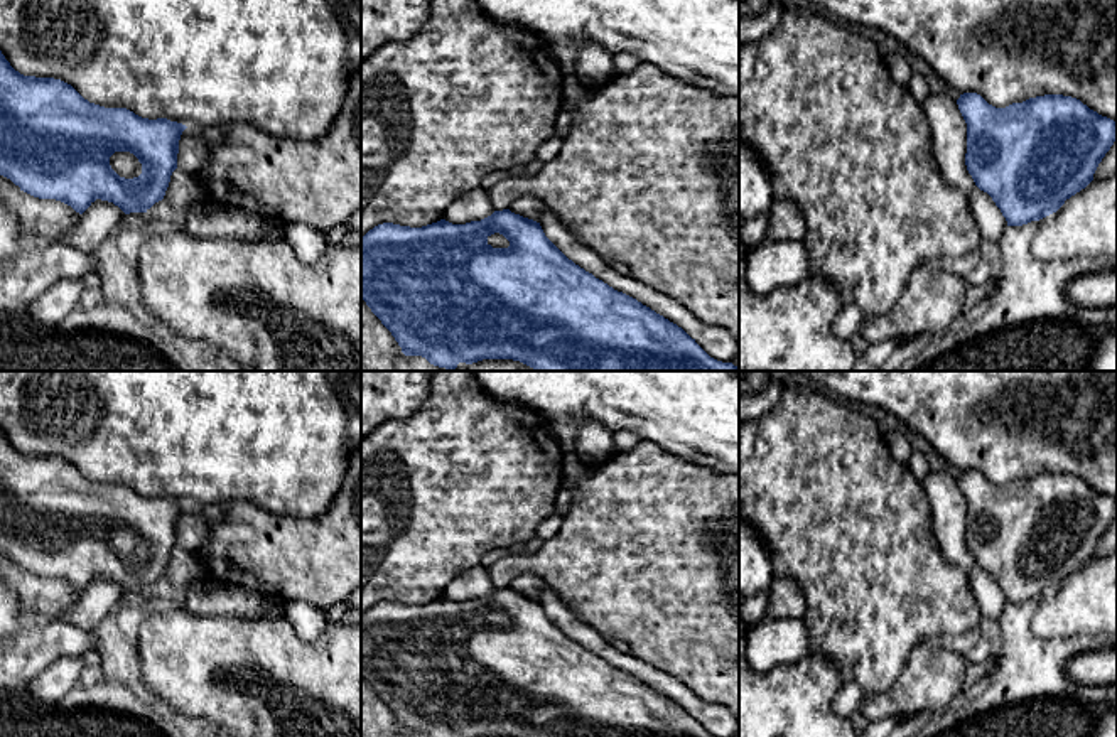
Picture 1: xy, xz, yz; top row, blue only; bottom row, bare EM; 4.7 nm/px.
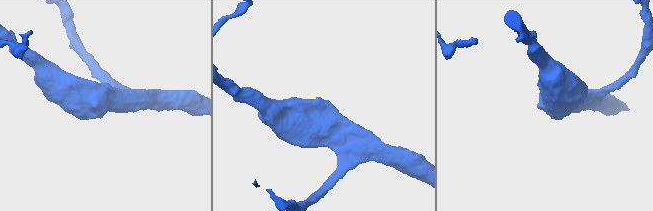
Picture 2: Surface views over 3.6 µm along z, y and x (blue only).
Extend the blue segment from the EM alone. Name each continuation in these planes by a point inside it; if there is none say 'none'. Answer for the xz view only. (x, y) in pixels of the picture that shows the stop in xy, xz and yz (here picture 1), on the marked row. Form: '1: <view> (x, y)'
1: xz (496, 240)

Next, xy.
1: xy (125, 164)

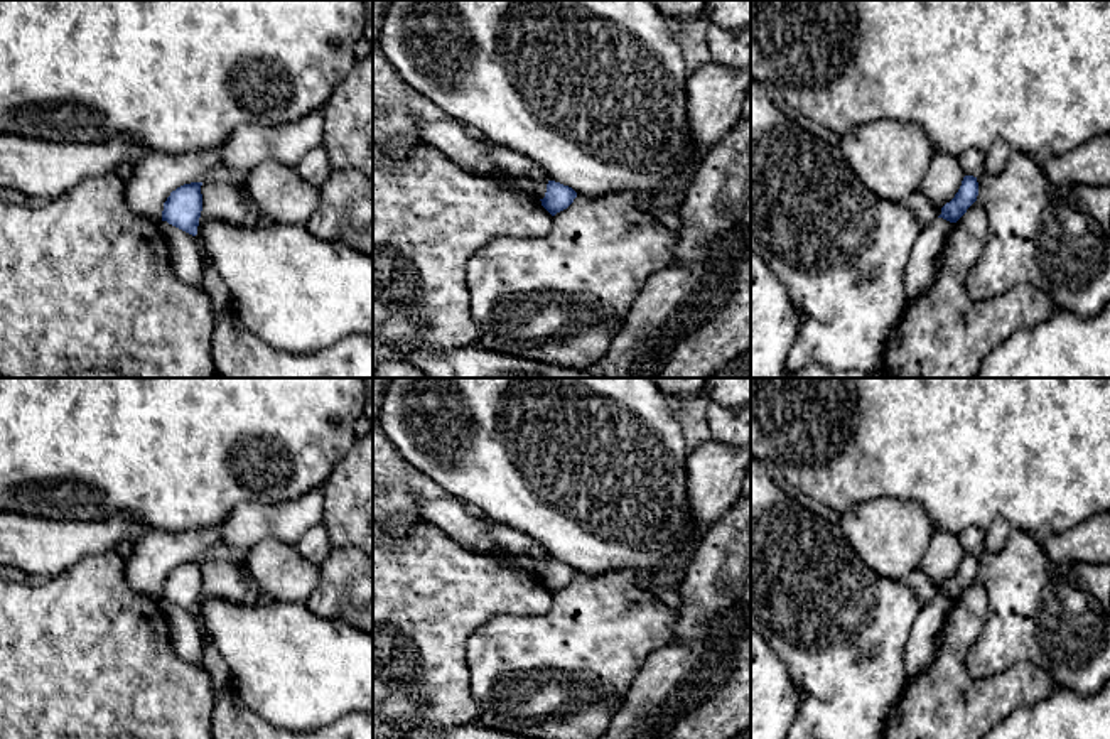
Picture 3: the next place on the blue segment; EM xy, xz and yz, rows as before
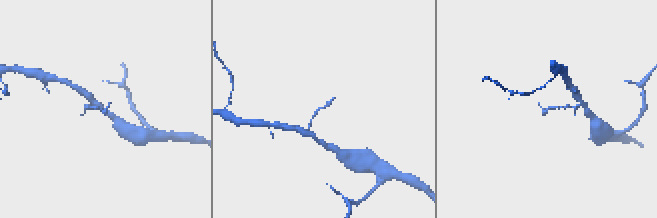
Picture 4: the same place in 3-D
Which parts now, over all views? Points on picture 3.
none

